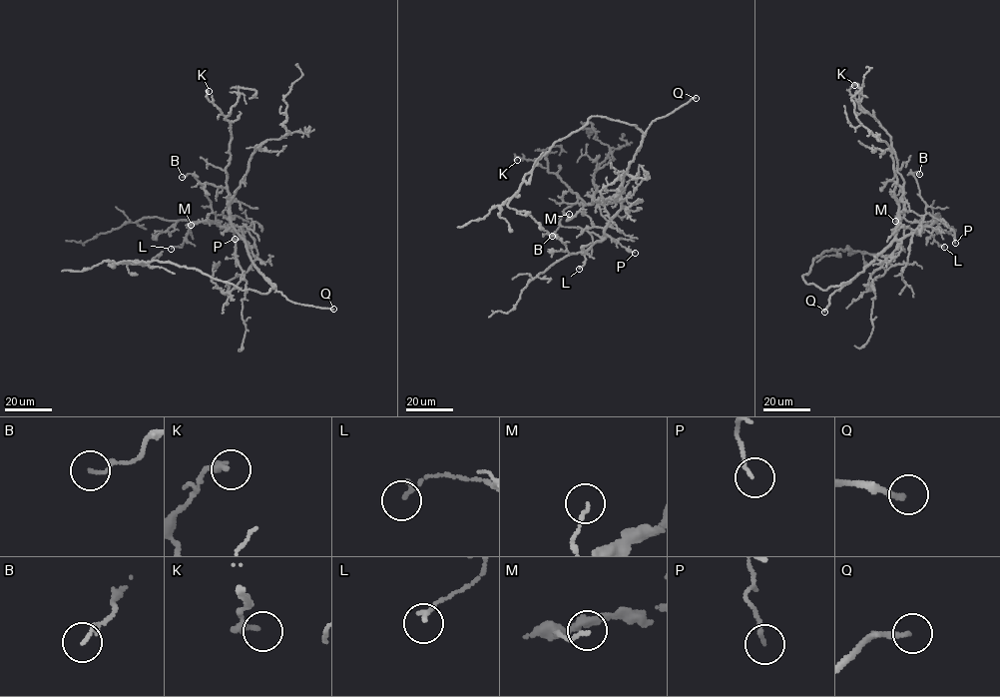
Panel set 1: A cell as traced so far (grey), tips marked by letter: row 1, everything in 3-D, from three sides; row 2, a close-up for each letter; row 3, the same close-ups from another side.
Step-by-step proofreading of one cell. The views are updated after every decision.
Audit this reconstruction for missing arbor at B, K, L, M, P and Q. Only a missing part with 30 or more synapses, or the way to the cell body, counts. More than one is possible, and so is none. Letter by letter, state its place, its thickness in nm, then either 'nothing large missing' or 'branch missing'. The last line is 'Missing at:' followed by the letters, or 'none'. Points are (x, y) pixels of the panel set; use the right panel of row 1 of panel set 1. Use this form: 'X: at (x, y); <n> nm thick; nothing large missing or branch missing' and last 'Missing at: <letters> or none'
B: at (919, 174); 110 nm thick; nothing large missing
K: at (854, 85); 240 nm thick; nothing large missing
L: at (944, 247); 170 nm thick; nothing large missing
M: at (895, 221); 120 nm thick; nothing large missing
P: at (955, 243); 130 nm thick; nothing large missing
Q: at (824, 312); 190 nm thick; branch missing
Missing at: Q

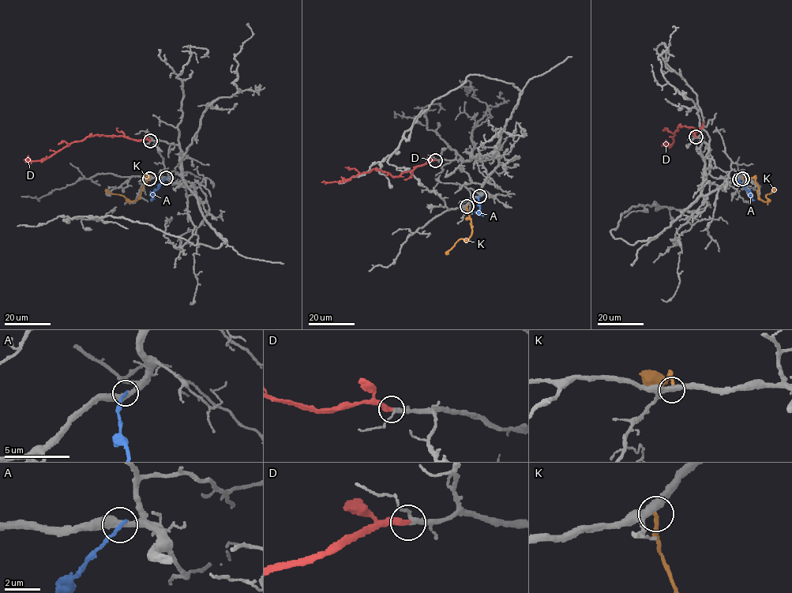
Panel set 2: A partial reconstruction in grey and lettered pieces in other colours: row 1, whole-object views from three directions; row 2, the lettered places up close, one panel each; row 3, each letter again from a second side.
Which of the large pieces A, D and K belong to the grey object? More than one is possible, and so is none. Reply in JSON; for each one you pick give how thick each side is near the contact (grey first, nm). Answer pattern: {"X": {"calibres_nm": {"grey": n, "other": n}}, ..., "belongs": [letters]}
{"D": {"calibres_nm": {"grey": 240, "other": 360}}, "belongs": ["D"]}

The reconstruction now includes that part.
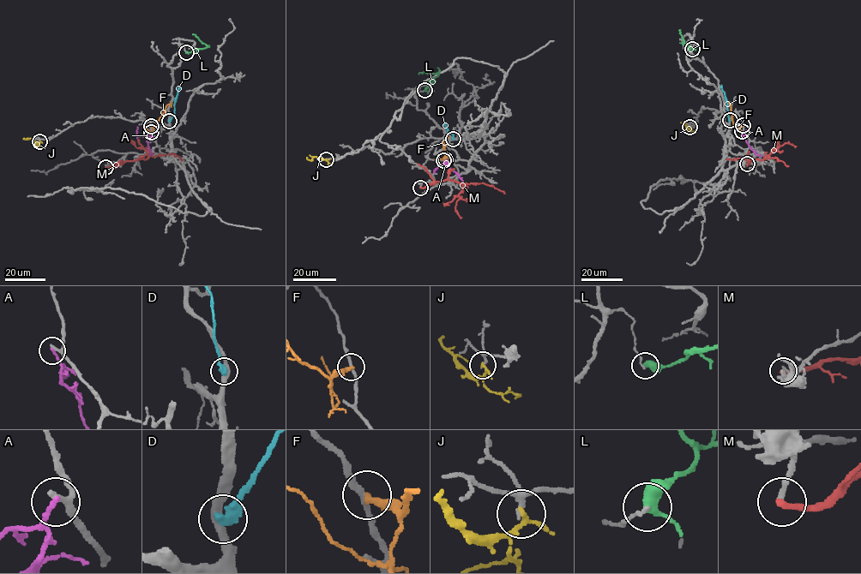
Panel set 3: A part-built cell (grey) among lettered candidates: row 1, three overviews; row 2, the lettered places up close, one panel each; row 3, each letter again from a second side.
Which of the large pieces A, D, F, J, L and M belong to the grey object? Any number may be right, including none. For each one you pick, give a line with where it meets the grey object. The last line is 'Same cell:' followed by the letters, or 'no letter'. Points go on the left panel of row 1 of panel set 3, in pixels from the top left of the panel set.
Same cell: no letter

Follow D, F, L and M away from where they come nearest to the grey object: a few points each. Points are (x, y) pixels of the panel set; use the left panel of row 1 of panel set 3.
D: (169, 121), (174, 113), (175, 98), (179, 86)
F: (151, 126), (153, 128), (165, 106), (169, 104), (171, 106)
L: (186, 52), (207, 46), (193, 33)
M: (105, 167), (121, 164), (127, 161), (146, 159), (149, 156), (175, 154), (183, 159)

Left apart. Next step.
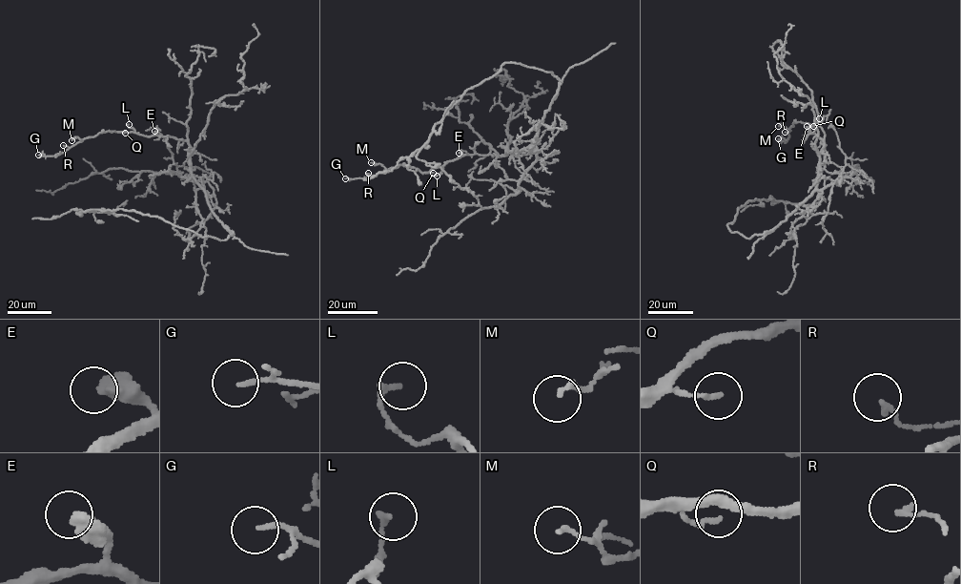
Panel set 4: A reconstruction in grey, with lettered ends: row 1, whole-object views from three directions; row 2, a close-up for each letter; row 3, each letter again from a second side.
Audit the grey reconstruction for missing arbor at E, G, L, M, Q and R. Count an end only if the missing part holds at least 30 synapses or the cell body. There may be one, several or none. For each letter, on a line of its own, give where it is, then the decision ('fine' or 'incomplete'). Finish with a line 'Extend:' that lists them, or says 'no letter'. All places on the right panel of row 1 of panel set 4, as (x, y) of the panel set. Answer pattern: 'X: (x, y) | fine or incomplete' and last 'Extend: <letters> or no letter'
E: (807, 126) | fine
G: (778, 138) | fine
L: (819, 118) | fine
M: (778, 126) | fine
Q: (813, 126) | fine
R: (785, 132) | fine
Extend: no letter

